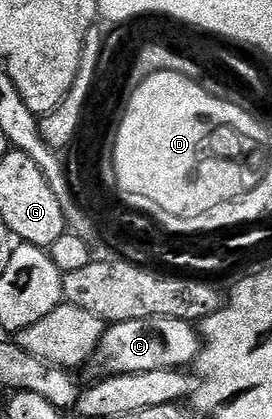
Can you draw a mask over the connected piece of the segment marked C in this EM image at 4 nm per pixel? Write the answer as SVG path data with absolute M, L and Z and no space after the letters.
M151 317L130 323L114 323L105 328L100 346L88 362L86 372L92 379L99 379L113 373L184 369L195 362L201 344L197 326L182 319Z

